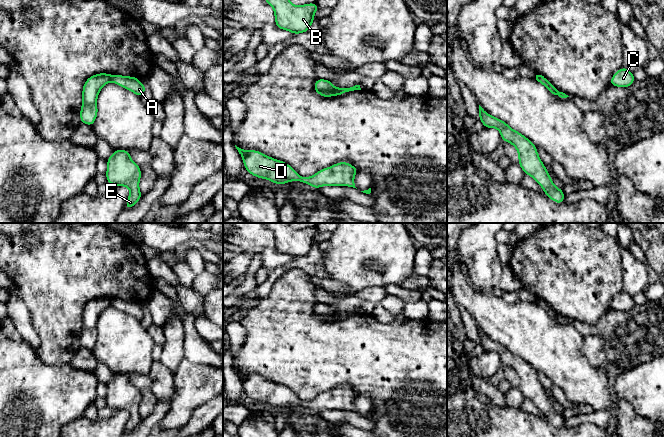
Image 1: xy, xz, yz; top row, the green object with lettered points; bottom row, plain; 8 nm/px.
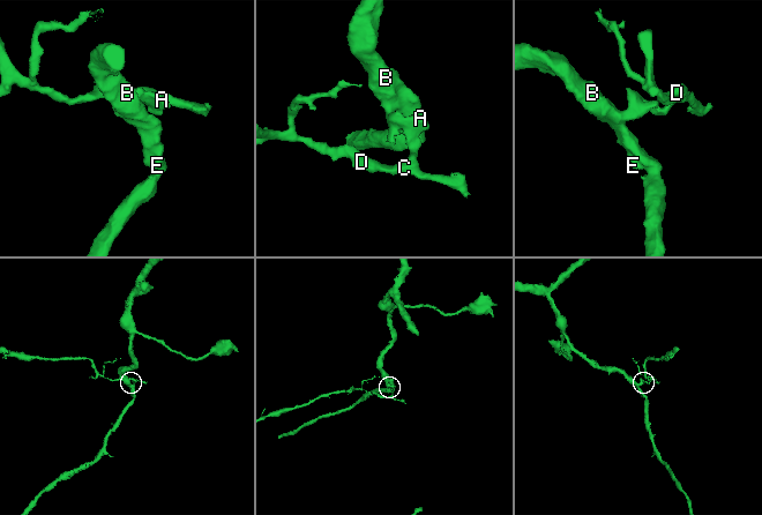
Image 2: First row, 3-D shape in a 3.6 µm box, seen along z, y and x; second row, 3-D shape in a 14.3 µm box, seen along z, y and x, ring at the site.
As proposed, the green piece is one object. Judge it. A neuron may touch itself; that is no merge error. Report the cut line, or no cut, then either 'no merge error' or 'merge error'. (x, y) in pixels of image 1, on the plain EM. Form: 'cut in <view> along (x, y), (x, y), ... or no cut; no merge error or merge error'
cut in xz along (336, 312), (332, 319); merge error

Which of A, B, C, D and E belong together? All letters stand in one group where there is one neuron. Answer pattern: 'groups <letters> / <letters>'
groups A C D / B E

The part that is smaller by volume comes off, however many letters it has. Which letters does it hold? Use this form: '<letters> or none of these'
A, C, D

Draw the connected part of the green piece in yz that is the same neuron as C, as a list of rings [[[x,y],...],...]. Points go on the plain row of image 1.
[[[622,291],[611,301],[610,309],[627,312],[631,310],[634,305],[635,302],[633,296],[629,295],[625,291]]]

